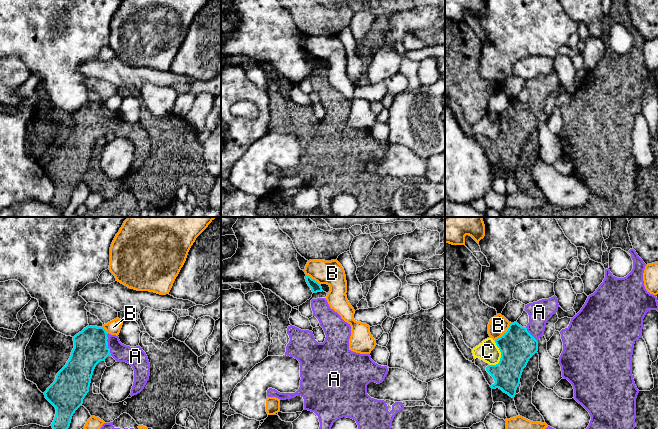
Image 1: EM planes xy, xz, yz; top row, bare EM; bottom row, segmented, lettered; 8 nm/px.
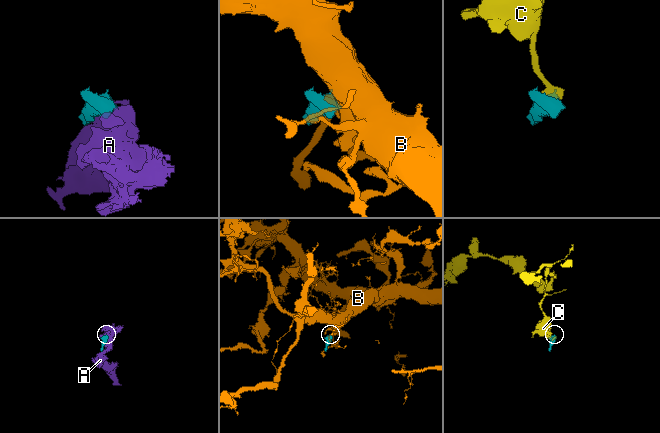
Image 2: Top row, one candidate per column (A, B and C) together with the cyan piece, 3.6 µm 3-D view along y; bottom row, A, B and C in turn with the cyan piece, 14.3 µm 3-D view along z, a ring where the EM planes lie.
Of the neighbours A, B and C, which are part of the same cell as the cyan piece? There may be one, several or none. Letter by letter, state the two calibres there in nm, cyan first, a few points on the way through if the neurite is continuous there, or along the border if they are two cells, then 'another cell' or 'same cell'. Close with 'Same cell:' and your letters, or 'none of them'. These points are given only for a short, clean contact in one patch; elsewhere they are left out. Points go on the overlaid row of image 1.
A: 280 nm thick on the cyan side, 160 nm on the other; same cell
B: 280 nm thick on the cyan side, 160 nm on the other; border along yz (510, 322), (507, 330), (495, 340); another cell
C: 280 nm thick on the cyan side, 160 nm on the other; border along yz (494, 341), (500, 352), (500, 360), (495, 364), (489, 365); another cell
Same cell: A

